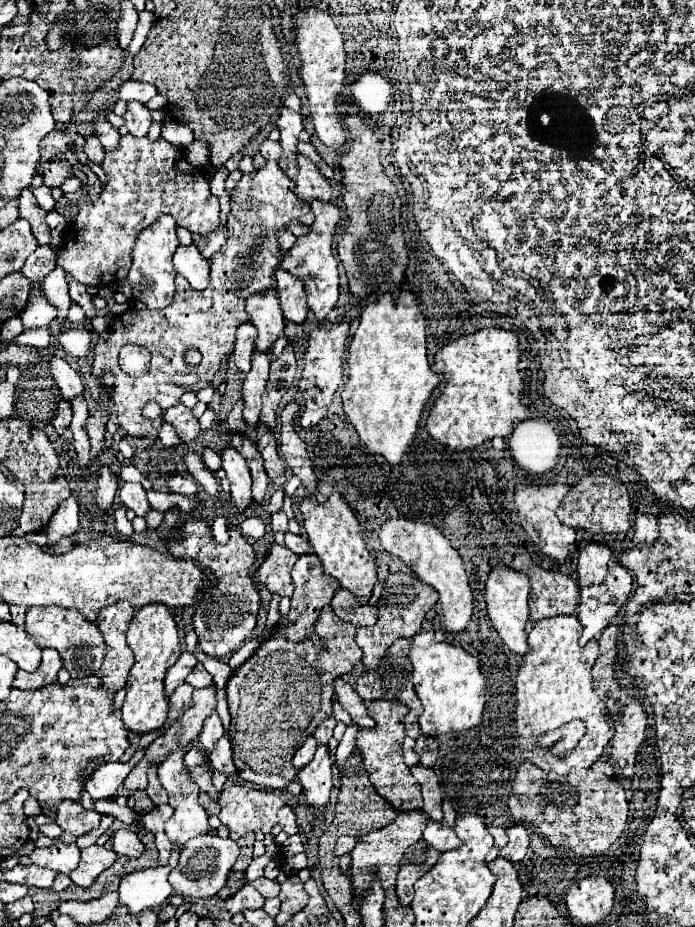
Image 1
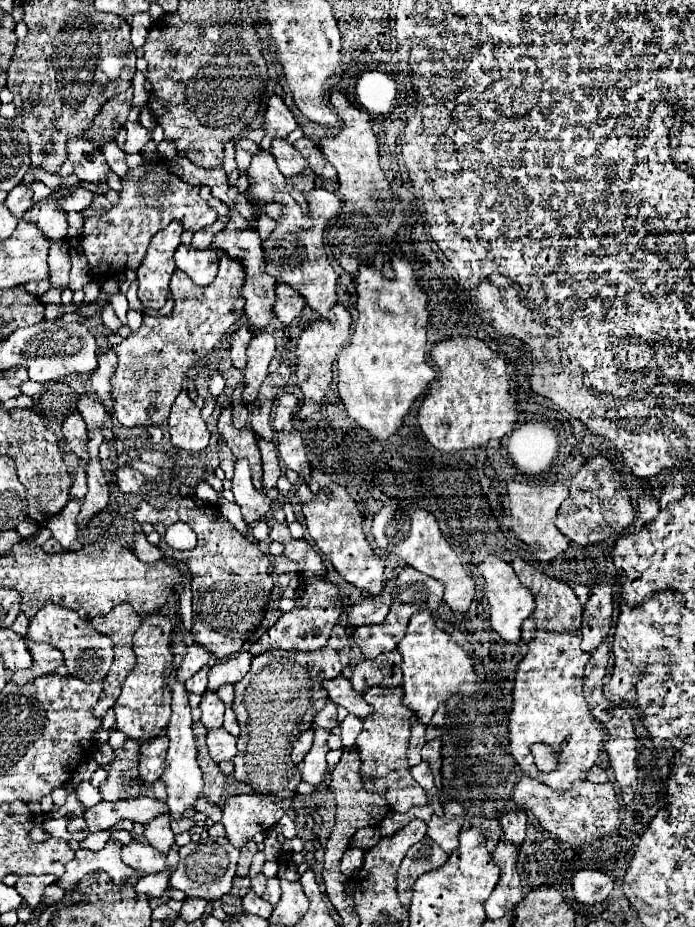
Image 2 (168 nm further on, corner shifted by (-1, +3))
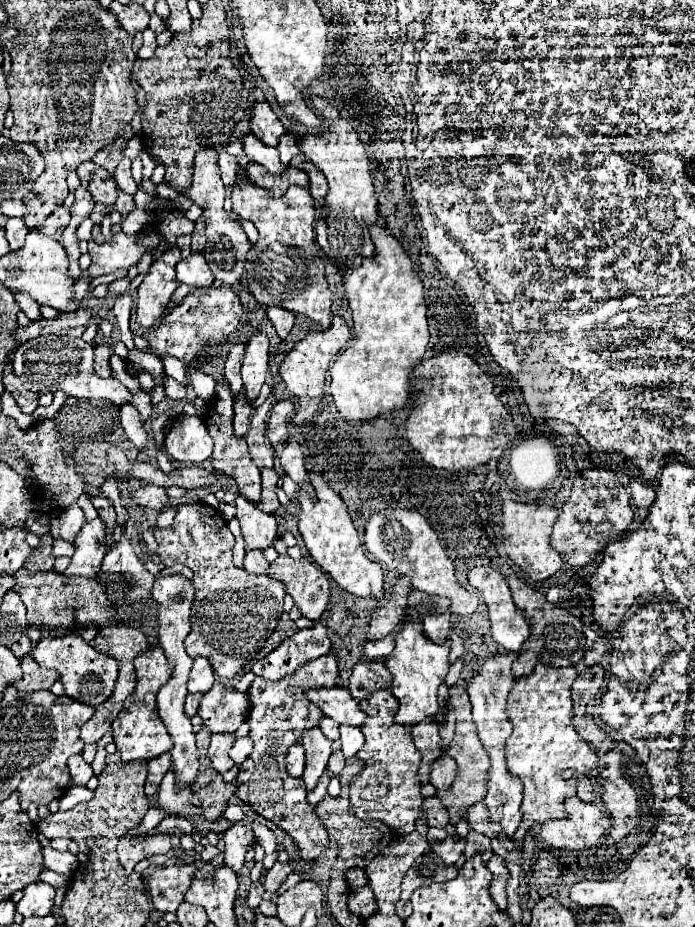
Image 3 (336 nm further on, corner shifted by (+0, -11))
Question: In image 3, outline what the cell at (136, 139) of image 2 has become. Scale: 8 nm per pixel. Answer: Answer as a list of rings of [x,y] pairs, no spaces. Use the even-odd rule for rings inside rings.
[[[127,156],[121,158],[121,162],[119,162],[119,166],[117,166],[113,176],[115,176],[115,180],[117,180],[121,190],[125,190],[127,194],[135,194],[137,192],[137,184],[135,184],[135,180],[131,176],[131,160]]]

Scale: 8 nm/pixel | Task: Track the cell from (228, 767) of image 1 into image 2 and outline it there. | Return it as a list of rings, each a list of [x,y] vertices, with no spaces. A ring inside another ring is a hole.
[[[224,728],[210,730],[206,744],[208,744],[210,756],[214,762],[232,760],[236,756],[236,738],[232,734],[228,734]]]

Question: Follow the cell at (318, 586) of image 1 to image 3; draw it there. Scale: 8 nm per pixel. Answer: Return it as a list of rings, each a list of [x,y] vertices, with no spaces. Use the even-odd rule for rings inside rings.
[[[319,620],[311,628],[301,628],[297,634],[285,638],[273,652],[263,660],[253,664],[253,674],[267,680],[281,680],[283,676],[293,674],[297,668],[315,660],[331,650],[331,640],[327,636],[327,626]]]

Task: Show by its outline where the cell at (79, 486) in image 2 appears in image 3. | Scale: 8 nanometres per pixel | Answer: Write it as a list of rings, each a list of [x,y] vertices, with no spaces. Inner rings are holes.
[[[75,502],[69,508],[63,508],[57,514],[53,514],[51,534],[53,534],[53,538],[63,538],[67,542],[73,542],[75,534],[81,530],[83,524],[85,524],[85,514],[79,508],[79,504]]]

